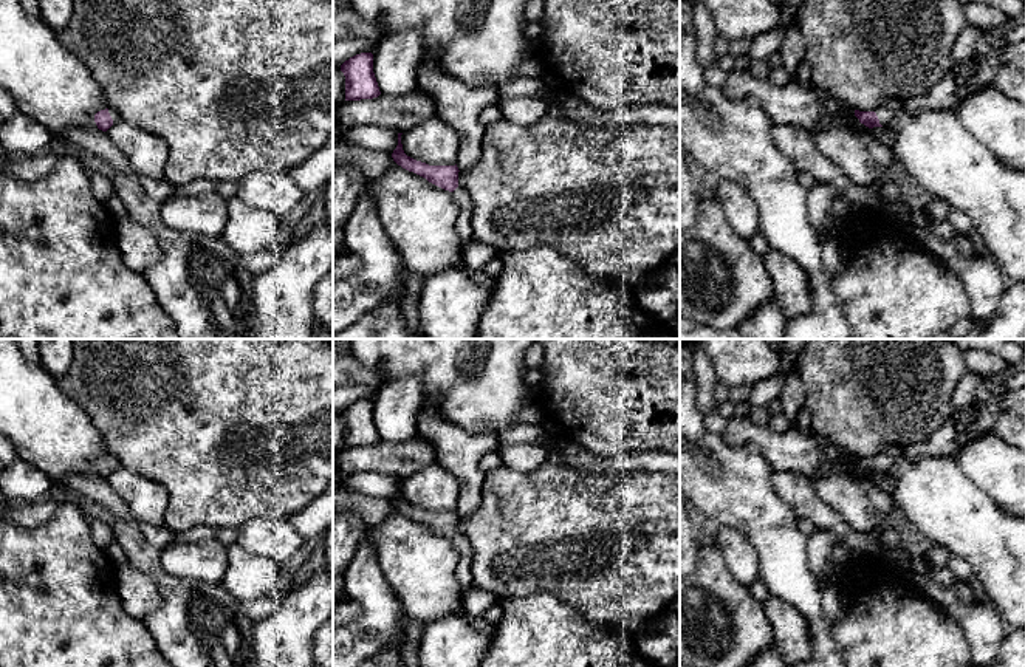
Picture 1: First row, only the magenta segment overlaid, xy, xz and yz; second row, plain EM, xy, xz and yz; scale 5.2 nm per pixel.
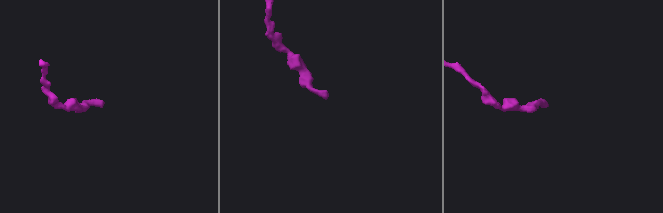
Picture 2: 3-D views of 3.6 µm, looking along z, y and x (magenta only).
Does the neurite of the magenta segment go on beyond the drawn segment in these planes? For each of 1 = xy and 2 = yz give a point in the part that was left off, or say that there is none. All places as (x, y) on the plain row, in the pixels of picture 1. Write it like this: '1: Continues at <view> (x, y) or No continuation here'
1: Continues at xy (113, 460)
2: Continues at yz (884, 461)

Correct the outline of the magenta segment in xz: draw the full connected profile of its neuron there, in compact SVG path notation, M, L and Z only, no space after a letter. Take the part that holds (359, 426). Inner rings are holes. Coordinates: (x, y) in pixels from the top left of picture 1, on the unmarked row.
M361 399L341 412L345 422L345 447L373 446L381 441L375 419L373 401Z

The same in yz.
M878 453L875 458L855 457L855 463L869 475L889 474L893 467L893 460L886 453Z

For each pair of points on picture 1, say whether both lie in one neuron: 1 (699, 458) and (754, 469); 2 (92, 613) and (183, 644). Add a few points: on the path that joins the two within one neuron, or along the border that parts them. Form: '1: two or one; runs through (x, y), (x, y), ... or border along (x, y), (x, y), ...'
1: one; runs through (713, 469), (740, 469)
2: two; border along (141, 619), (160, 650)

